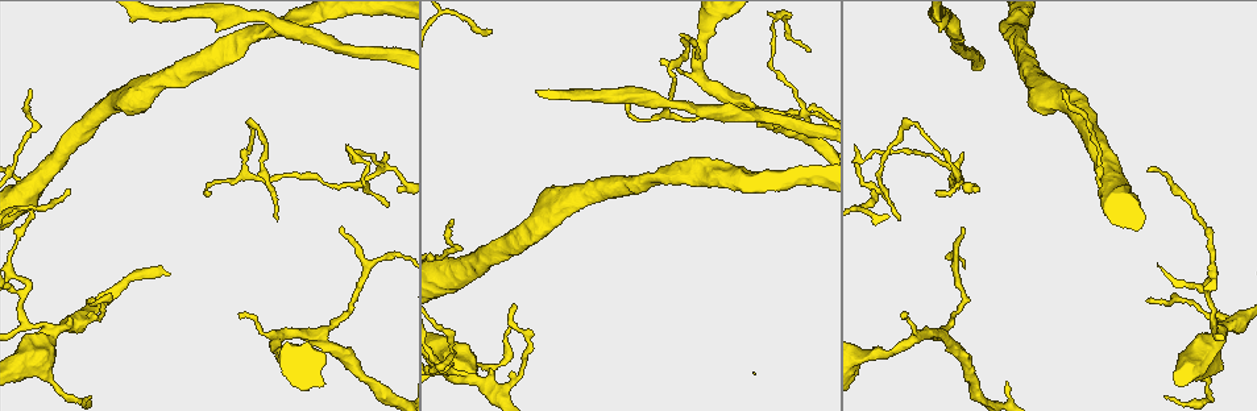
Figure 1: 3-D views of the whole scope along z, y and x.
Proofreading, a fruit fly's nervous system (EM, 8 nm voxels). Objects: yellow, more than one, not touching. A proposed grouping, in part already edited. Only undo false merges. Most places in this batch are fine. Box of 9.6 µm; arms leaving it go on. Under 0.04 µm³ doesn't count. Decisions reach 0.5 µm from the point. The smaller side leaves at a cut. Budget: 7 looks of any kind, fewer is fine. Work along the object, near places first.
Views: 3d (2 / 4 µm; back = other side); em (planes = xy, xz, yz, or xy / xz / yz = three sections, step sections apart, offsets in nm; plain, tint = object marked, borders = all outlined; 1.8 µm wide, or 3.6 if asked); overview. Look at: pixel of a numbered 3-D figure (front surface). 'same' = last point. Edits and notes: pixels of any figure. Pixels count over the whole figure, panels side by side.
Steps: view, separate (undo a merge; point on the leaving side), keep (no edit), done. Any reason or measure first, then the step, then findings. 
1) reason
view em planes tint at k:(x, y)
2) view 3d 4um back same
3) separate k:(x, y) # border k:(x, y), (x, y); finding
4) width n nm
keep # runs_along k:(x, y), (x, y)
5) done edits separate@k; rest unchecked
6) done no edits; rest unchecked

three-way junction
view em planes plain at 1:(317, 339)

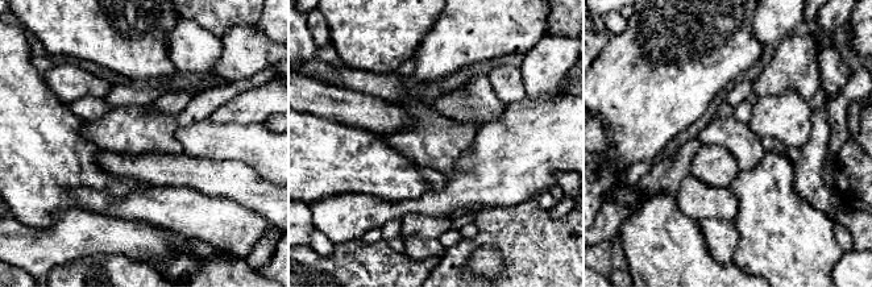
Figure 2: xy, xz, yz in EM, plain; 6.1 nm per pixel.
view em planes tint same

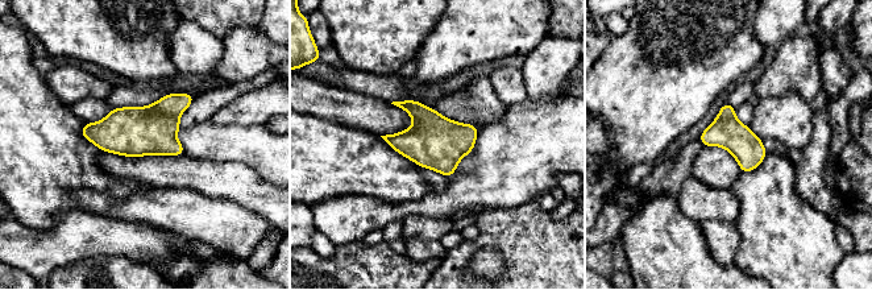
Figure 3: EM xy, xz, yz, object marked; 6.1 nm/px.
keep # all the same neuron

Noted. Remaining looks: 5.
sudden change in width
view 3d 2um at 1:(394, 172)

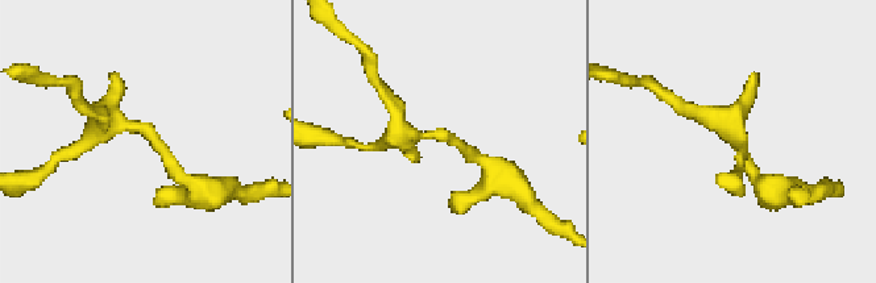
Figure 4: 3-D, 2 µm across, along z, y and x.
view em planes tint at 4:(435, 137)

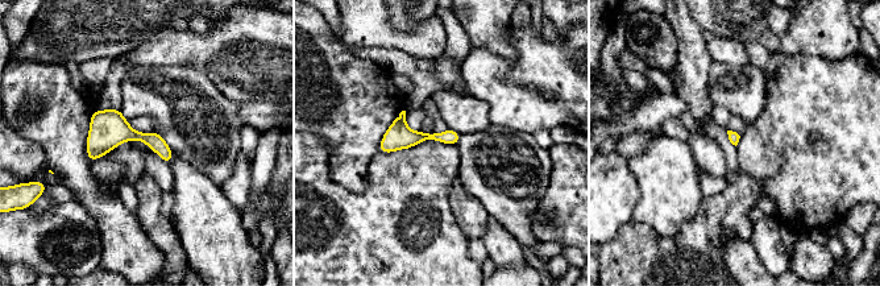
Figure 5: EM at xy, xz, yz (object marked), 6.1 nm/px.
width 70 nm
keep # runs_along 5:(456, 137), (397, 137), (382, 148); one neuron here

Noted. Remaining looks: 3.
abrupt turn
view 3d 2um at 1:(667, 116)

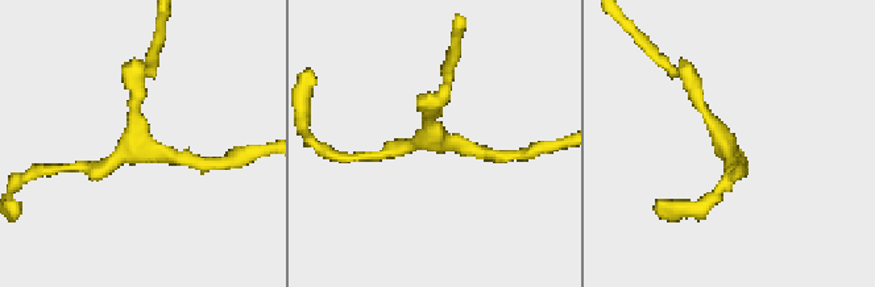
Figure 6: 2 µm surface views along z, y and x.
view em planes tint at 6:(438, 140)

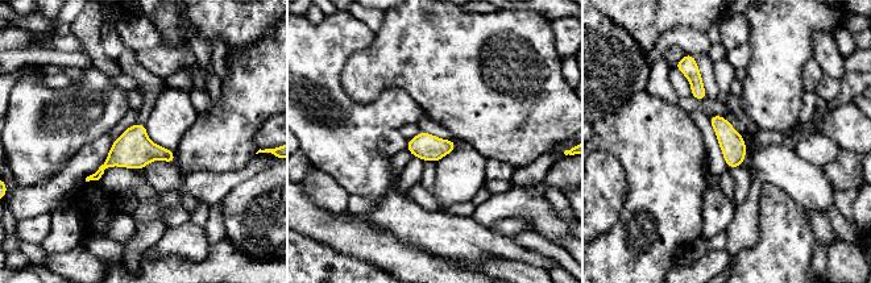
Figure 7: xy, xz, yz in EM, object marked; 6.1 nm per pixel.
keep # continuous, no second neuron

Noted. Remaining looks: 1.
done no edits; rest unchecked

